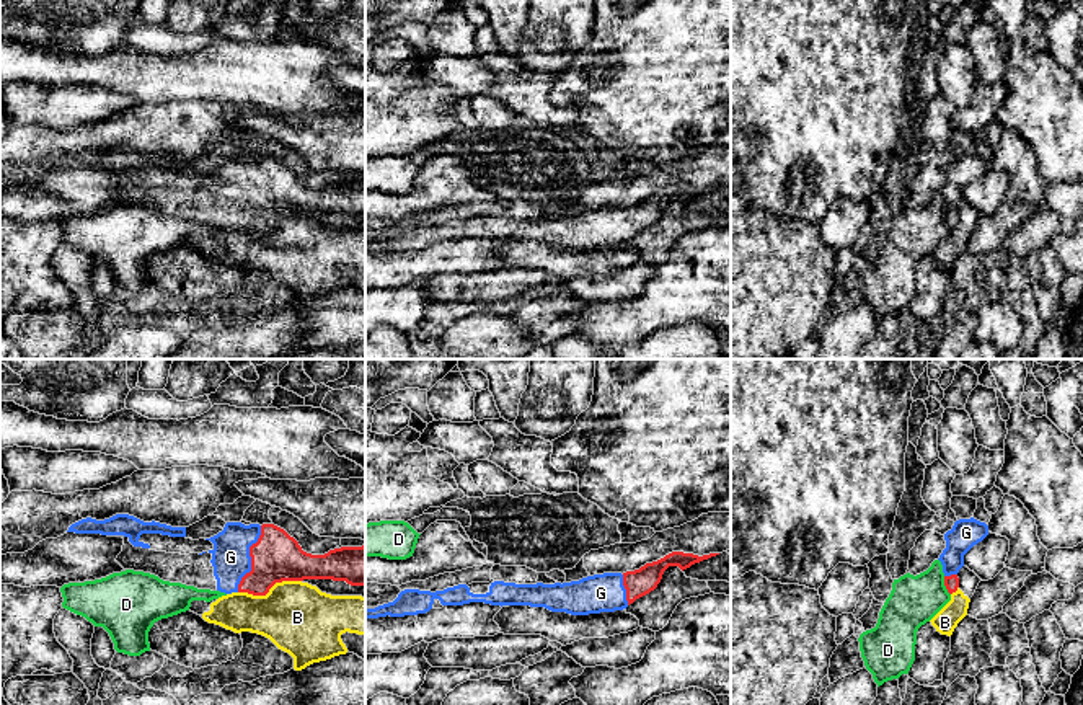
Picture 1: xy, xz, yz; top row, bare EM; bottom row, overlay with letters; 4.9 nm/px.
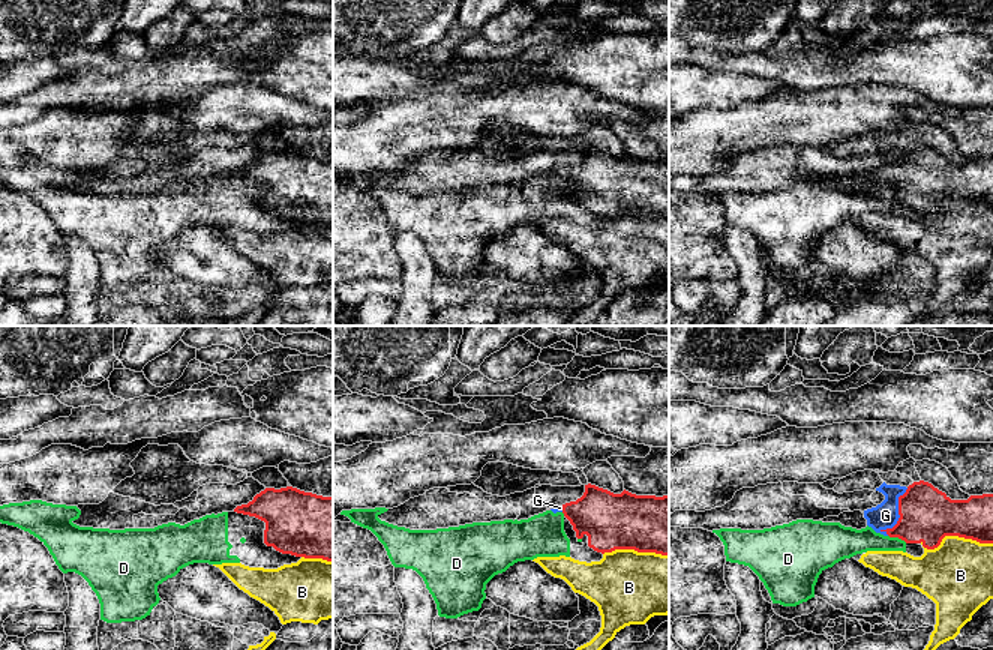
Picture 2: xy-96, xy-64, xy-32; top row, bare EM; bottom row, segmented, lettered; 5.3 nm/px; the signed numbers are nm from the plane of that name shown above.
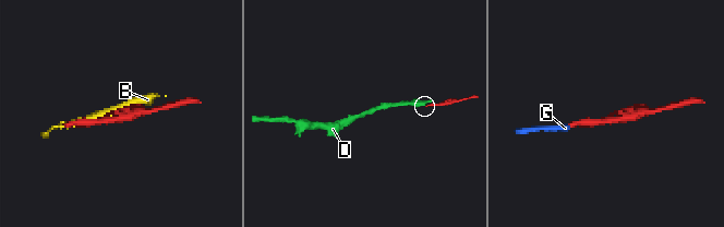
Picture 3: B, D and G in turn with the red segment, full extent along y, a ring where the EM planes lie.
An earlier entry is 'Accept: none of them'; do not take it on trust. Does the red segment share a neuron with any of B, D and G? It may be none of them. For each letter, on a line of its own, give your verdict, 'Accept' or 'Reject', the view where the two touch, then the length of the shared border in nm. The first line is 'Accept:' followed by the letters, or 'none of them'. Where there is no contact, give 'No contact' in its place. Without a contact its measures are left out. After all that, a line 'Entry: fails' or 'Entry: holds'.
Accept: G
B: Reject. Touches red in xy. Shared border 320 nm
D: Reject. Touches red in yz. Shared border 100 nm
G: Accept. Touches red in xy. Shared border 340 nm
Entry: fails

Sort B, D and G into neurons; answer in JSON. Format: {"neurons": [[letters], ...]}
{"neurons": [["B"], ["D"], ["G"]]}

